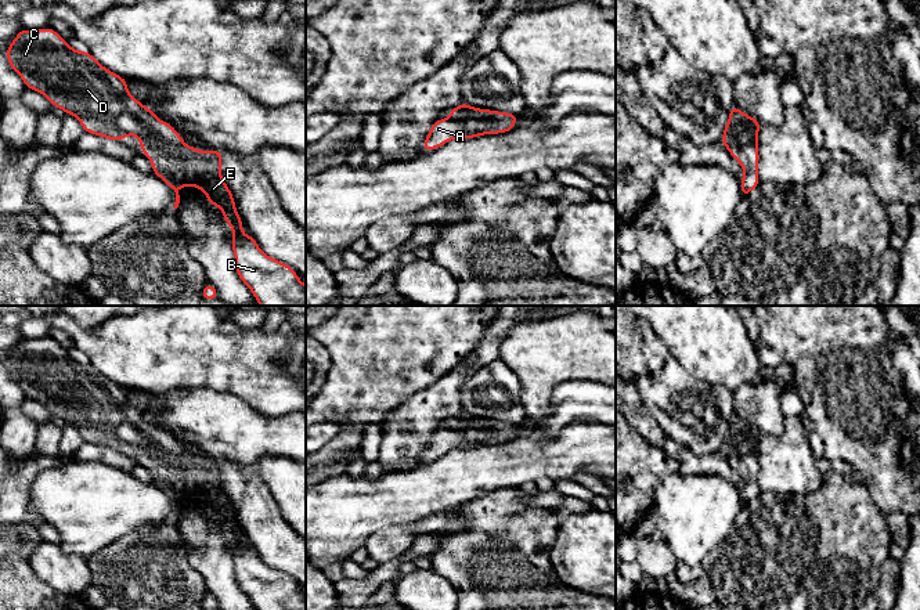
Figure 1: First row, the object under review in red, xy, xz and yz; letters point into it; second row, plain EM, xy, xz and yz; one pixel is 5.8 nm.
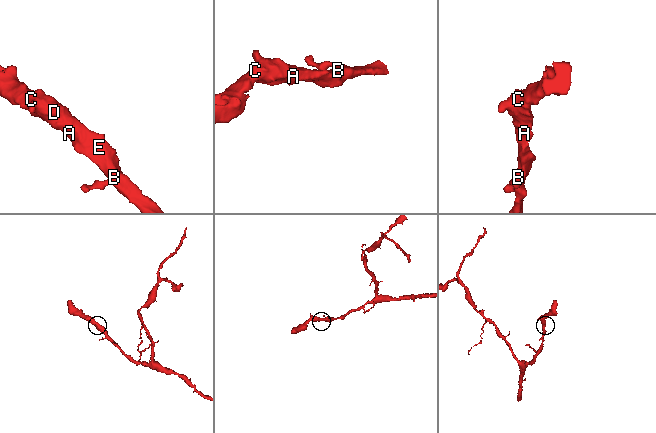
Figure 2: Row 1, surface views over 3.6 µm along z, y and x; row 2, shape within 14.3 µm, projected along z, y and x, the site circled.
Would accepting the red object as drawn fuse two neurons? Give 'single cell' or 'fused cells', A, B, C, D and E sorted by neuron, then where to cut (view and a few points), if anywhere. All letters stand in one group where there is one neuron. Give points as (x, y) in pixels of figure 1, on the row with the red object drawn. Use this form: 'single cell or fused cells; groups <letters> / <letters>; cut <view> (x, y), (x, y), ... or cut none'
single cell; groups A B C D E; cut none

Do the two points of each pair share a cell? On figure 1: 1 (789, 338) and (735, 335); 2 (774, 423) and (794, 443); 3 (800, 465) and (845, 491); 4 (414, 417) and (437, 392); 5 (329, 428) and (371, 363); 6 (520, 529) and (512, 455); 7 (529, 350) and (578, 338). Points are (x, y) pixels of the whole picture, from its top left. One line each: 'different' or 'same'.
1: different
2: different
3: different
4: same
5: different
6: different
7: same

